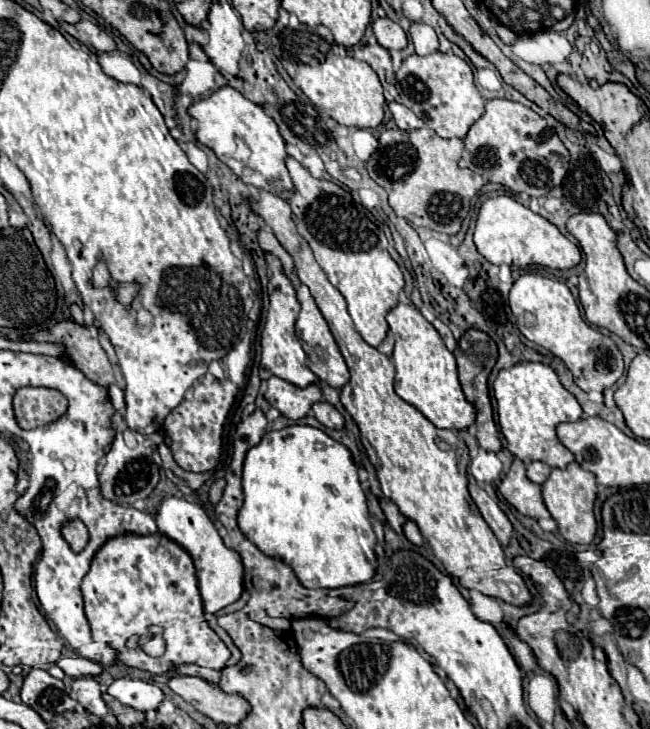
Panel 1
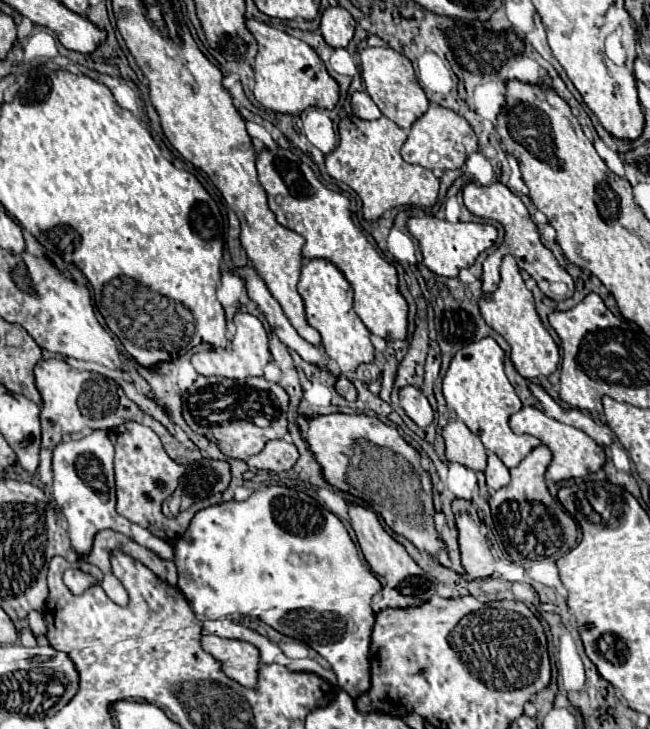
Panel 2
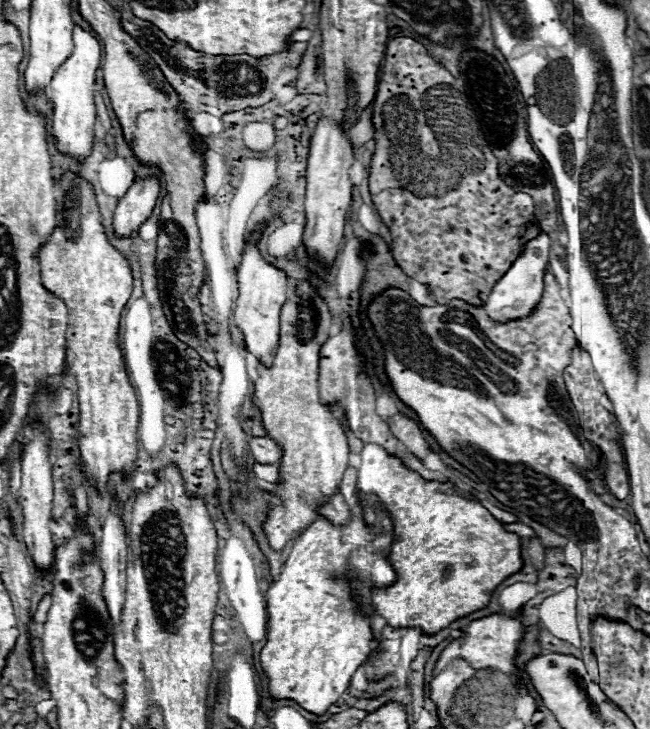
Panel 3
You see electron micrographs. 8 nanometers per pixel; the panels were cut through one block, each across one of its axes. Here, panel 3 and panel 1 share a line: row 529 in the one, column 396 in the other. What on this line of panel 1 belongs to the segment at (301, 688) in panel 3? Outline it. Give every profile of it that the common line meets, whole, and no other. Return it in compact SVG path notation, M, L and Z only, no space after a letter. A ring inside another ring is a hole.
M398 304L388 312L386 320L396 336L392 354L392 362L396 366L396 394L408 404L416 406L436 428L448 428L454 432L468 430L468 426L476 422L476 408L466 400L458 382L456 358L444 346L436 328L412 304Z

